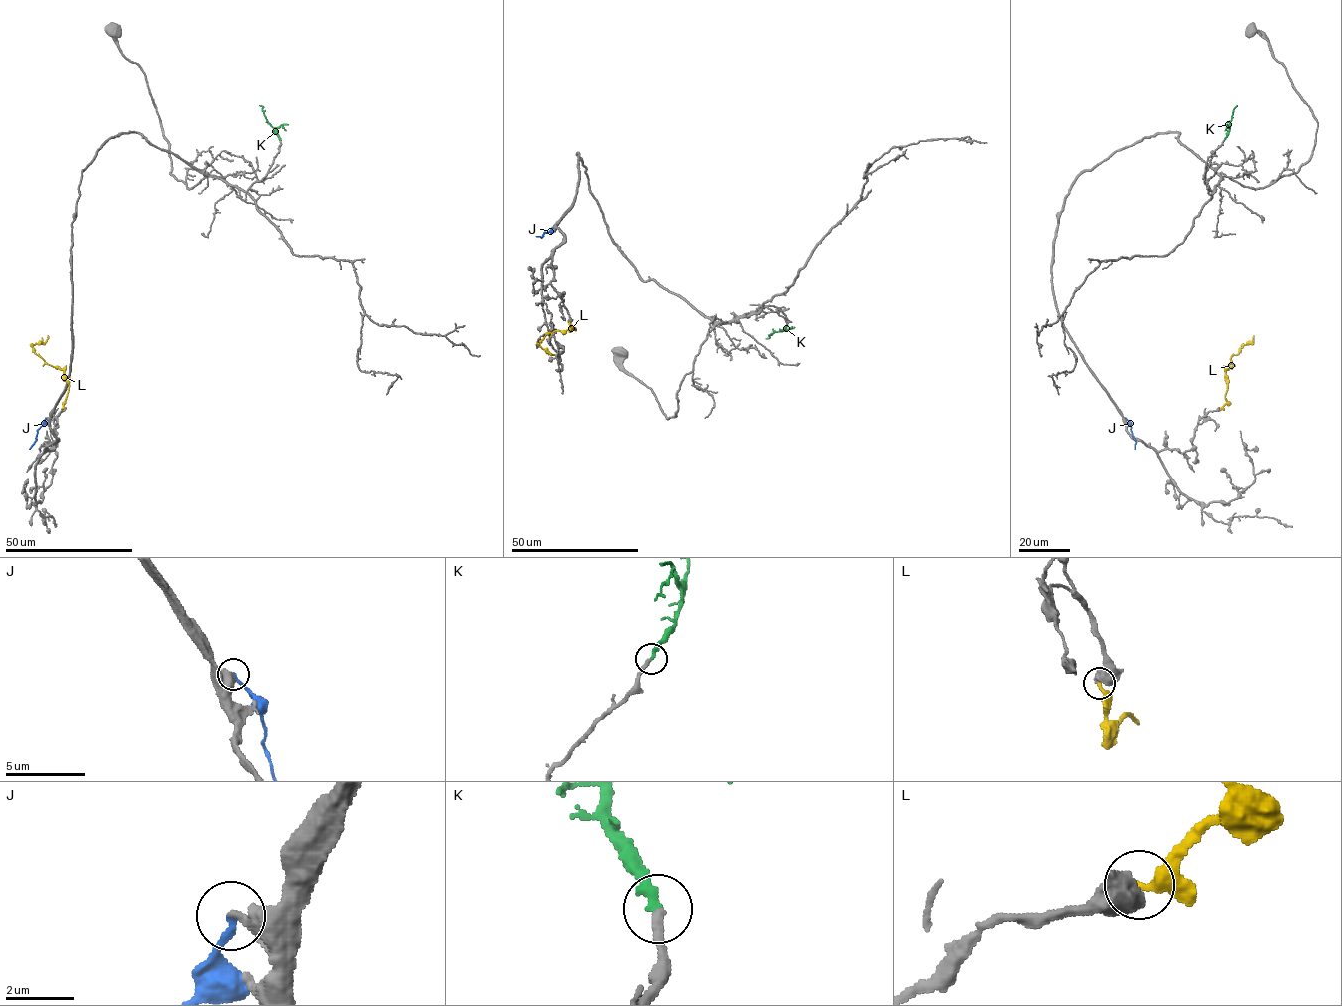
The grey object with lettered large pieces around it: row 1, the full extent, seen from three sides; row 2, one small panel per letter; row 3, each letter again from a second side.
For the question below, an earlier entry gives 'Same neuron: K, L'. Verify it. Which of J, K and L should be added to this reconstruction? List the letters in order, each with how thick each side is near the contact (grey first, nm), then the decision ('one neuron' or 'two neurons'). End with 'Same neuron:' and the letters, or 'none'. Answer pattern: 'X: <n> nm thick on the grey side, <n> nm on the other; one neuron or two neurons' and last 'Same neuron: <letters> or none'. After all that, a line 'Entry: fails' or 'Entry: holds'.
J: 400 nm thick on the grey side, 220 nm on the other; two neurons
K: 260 nm thick on the grey side, 300 nm on the other; one neuron
L: 650 nm thick on the grey side, 300 nm on the other; one neuron
Same neuron: K, L
Entry: holds

